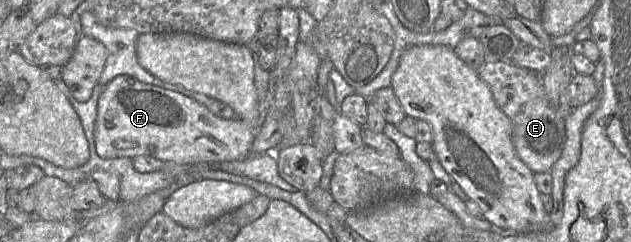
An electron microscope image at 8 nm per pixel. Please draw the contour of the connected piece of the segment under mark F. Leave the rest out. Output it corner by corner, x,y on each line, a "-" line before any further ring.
119,75
110,81
98,102
95,124
95,142
103,159
150,156
163,162
181,165
215,166
222,162
242,161
252,155
252,143
258,130
242,120
224,119
211,113
201,103
180,93
143,83
130,75

